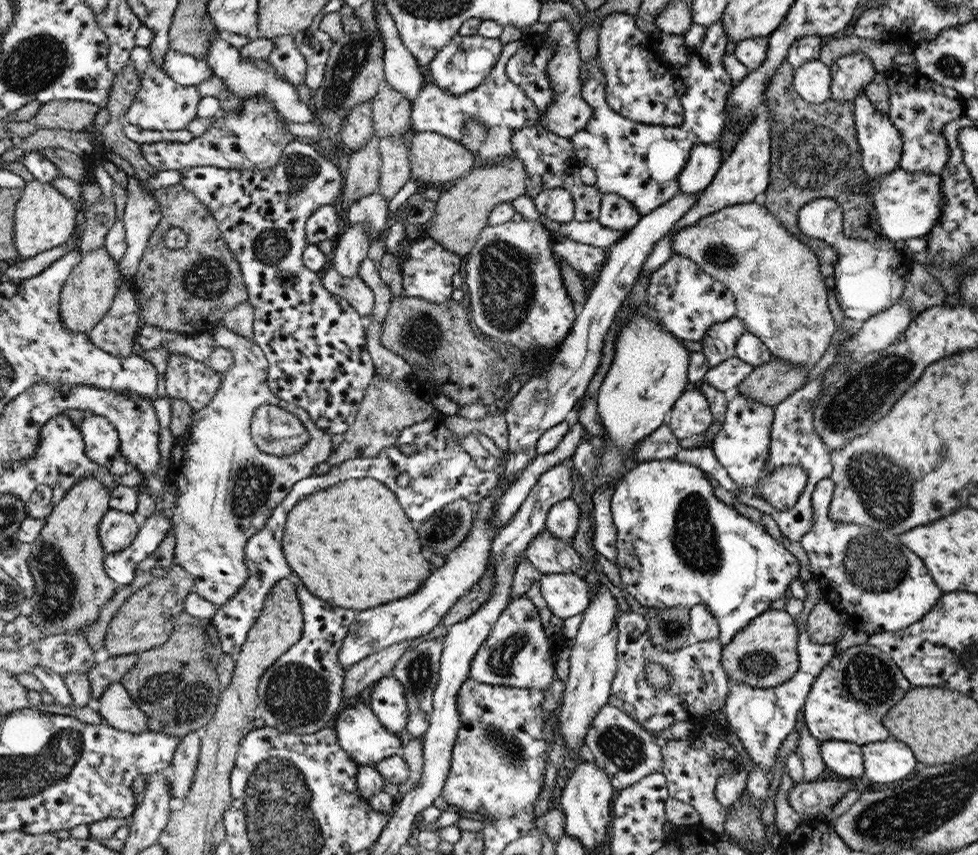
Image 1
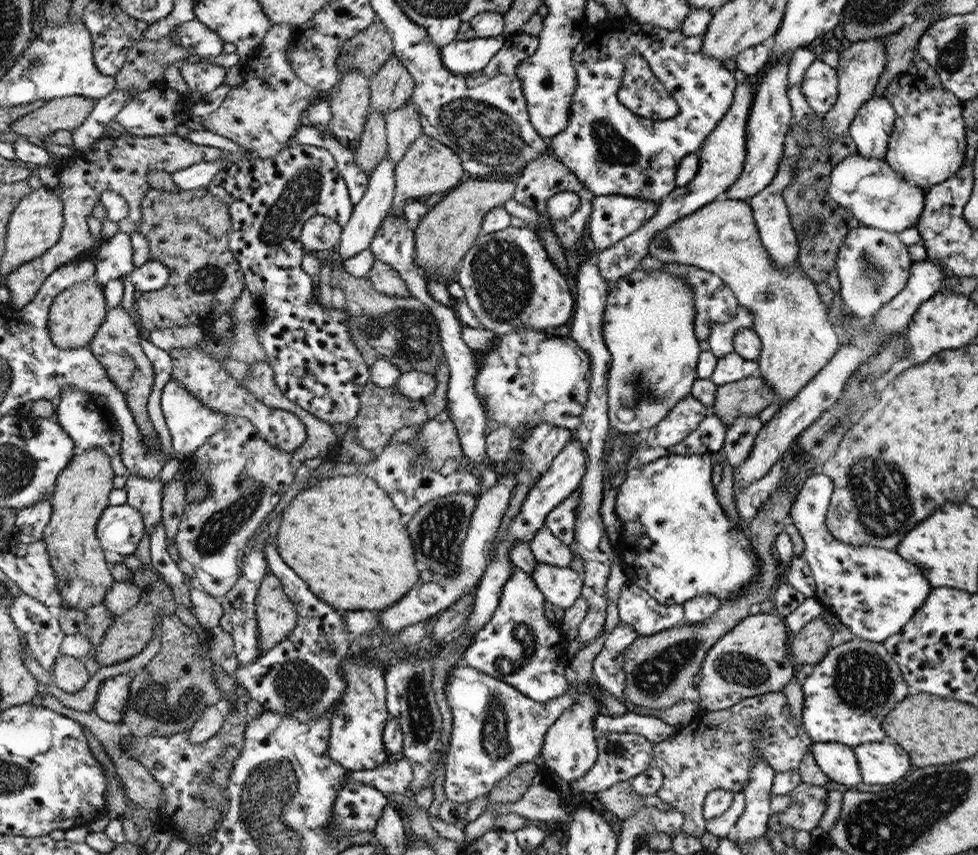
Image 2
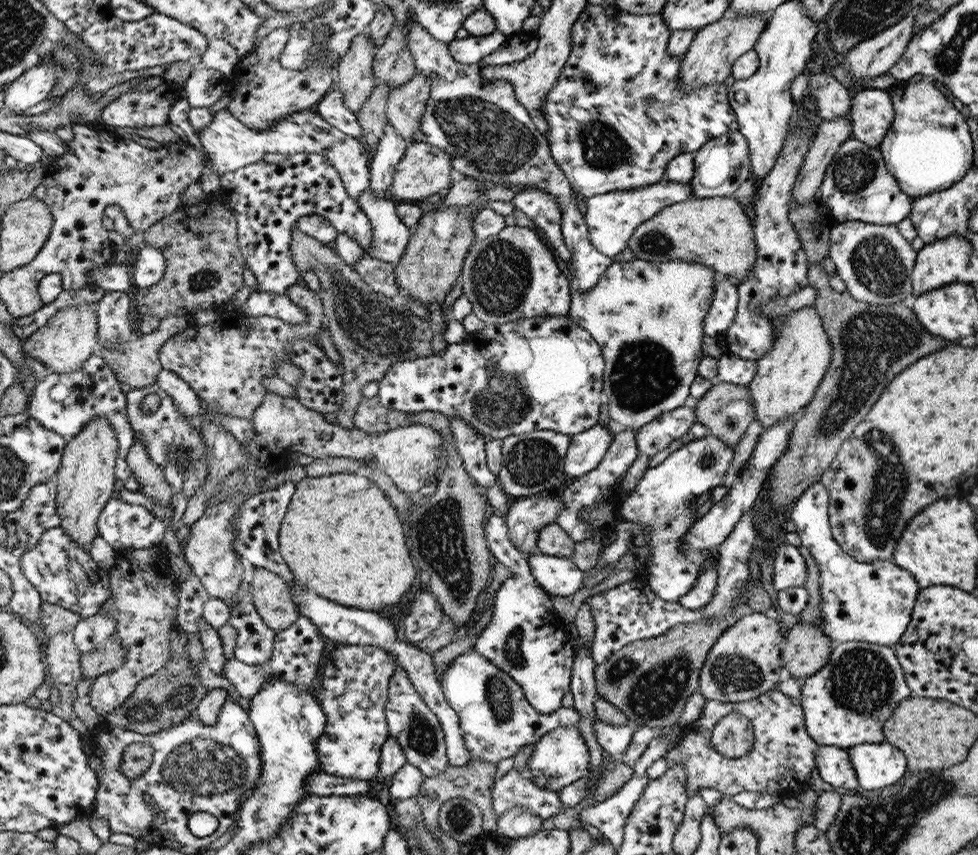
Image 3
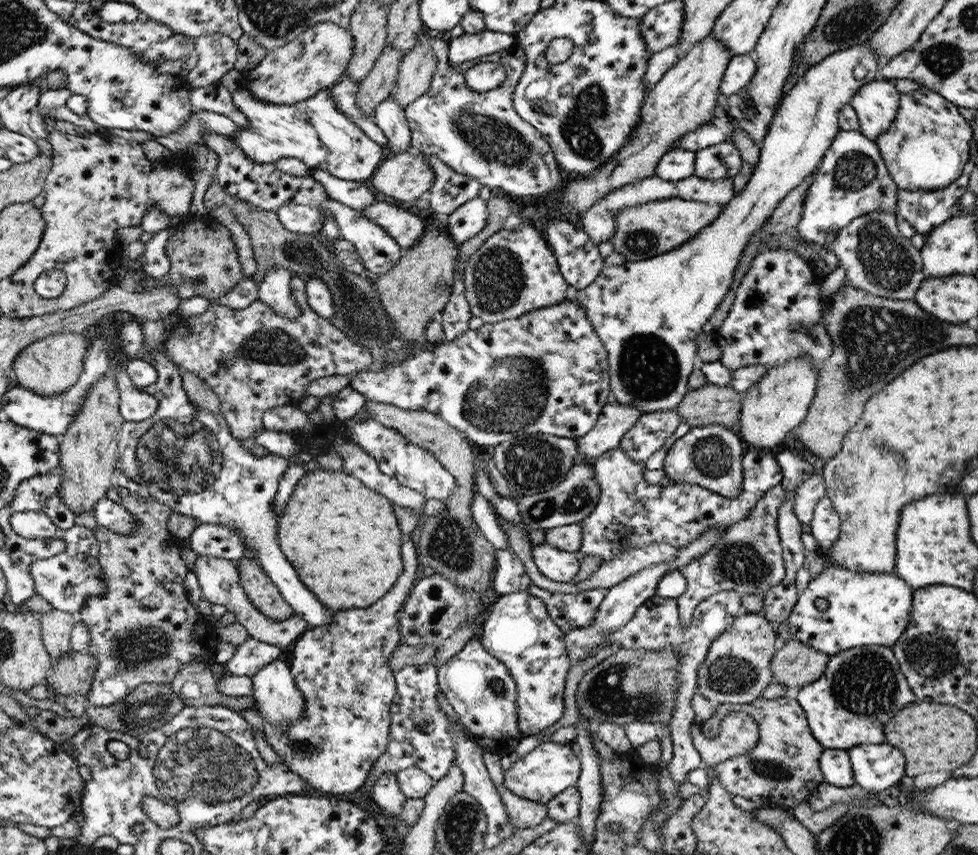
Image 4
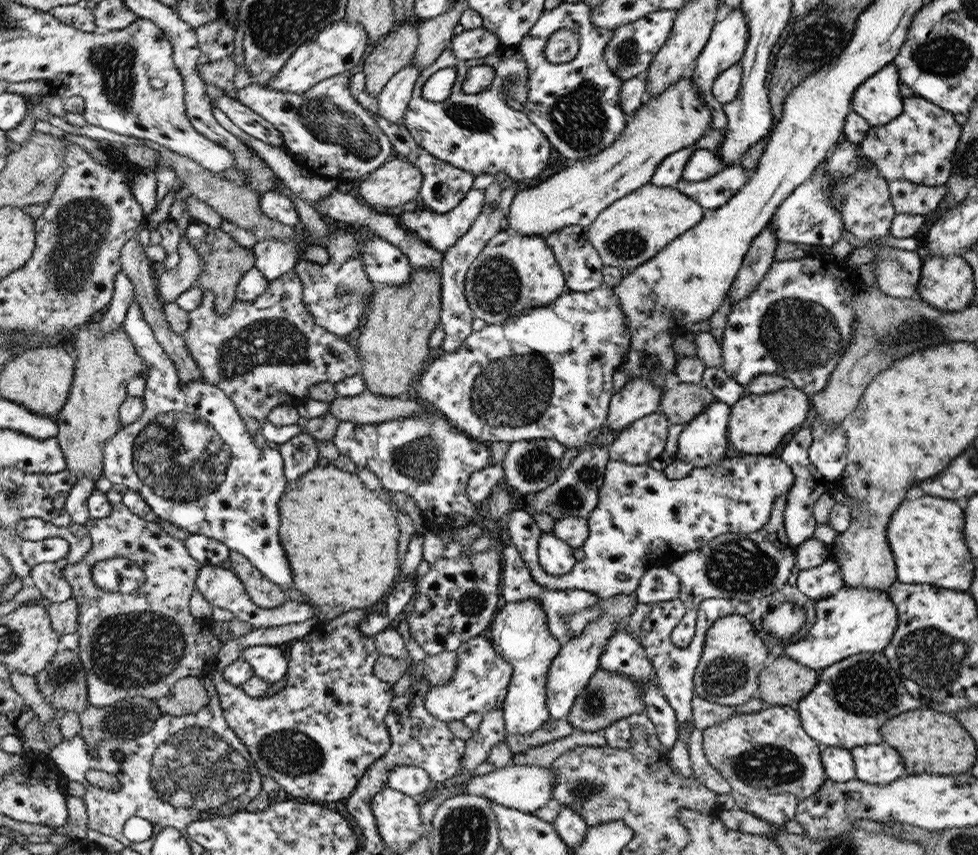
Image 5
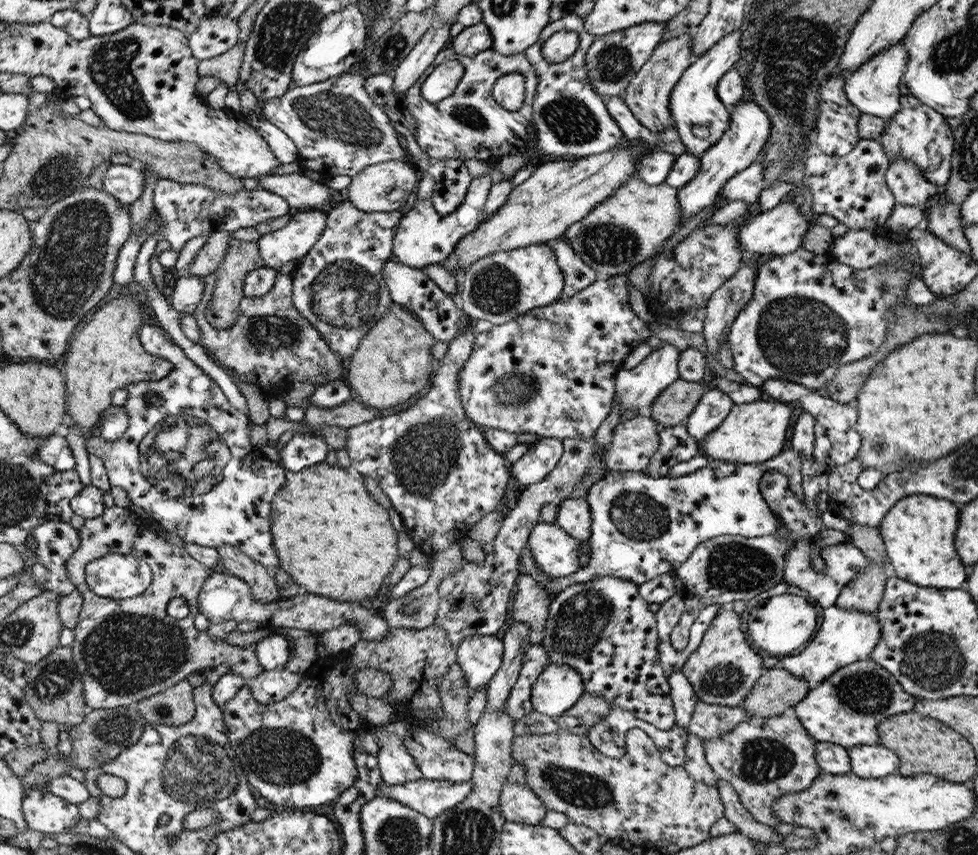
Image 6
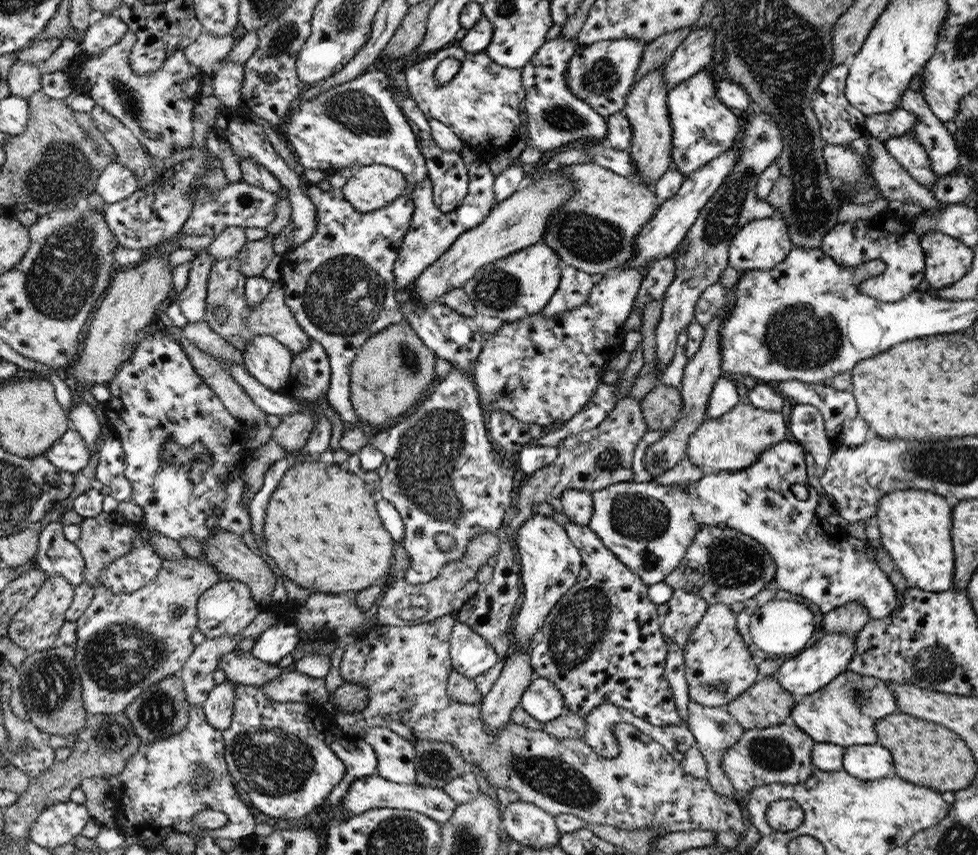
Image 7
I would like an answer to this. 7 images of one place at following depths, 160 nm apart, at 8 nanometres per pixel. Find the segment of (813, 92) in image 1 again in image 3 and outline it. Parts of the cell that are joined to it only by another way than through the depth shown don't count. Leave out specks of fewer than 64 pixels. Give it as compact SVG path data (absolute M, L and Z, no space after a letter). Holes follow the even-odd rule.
M817 73L811 75L808 93L814 95L818 115L823 121L832 121L848 115L851 110L851 97L849 91L833 75Z

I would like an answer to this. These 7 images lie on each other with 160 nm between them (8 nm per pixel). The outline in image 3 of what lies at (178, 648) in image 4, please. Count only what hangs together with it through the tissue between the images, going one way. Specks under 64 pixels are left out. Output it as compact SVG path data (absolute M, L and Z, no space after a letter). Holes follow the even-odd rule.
M136 438L131 446L127 461L133 476L141 484L139 492L153 496L156 504L171 504L173 489L163 477L161 465L151 461L146 447L139 438ZM154 547L116 551L114 566L108 572L110 578L109 589L112 589L112 596L109 597L110 600L102 604L99 612L108 613L116 621L113 636L119 638L120 643L124 645L124 649L128 652L126 652L126 660L124 660L122 666L94 679L93 687L89 691L89 704L100 715L110 714L110 711L120 707L137 690L138 683L142 679L160 671L172 657L170 652L170 629L174 628L176 614L178 614L178 596L174 592L174 584L180 583L168 567L166 556L165 551L157 553Z

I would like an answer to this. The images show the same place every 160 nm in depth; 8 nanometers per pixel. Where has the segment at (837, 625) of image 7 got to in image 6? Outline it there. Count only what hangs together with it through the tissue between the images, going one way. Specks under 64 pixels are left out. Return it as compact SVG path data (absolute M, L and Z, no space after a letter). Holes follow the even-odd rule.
M871 562L865 570L857 574L856 579L850 581L840 592L835 606L840 609L854 609L864 613L877 611L882 601L887 582L884 573L886 562Z

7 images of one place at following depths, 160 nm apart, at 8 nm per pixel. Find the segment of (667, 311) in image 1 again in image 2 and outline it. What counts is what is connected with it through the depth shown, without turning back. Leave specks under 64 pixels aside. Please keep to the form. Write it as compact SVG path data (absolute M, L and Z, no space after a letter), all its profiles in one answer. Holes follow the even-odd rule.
M666 262L662 270L674 273L677 277L682 277L687 285L692 287L695 300L694 332L699 341L709 338L711 326L715 322L726 324L736 316L739 300L736 298L734 291L719 276L706 272L693 264L682 264L681 262Z

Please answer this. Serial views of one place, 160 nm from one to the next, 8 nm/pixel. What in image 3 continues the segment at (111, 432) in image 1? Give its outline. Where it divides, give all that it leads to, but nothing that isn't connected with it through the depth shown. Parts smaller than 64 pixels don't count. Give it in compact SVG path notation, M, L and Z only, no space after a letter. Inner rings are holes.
M100 354L90 355L80 371L70 374L50 373L41 378L27 400L25 412L44 428L61 433L66 441L80 433L82 427L92 417L106 417L120 440L120 455L116 465L117 478L125 482L131 477L132 469L128 464L127 456L135 438L127 420L126 395L118 382L116 373Z

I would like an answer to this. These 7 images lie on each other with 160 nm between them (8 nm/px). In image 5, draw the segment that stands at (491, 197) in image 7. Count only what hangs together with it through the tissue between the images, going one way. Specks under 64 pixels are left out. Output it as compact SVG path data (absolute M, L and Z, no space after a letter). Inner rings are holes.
M470 189L462 199L462 202L450 212L446 212L446 214L430 211L428 208L420 205L414 211L406 211L398 216L397 220L399 220L404 230L413 232L420 241L428 244L428 247L444 254L448 249L454 247L454 244L466 234L467 230L470 230L472 223L478 218L478 215L484 208L485 197L485 190Z

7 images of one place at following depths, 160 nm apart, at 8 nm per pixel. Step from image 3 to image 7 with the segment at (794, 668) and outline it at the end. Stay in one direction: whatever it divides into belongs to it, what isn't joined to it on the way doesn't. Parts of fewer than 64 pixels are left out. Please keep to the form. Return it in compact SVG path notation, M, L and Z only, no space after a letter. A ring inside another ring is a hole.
M768 676L729 702L725 709L744 731L748 731L788 722L797 700L779 686L774 676Z

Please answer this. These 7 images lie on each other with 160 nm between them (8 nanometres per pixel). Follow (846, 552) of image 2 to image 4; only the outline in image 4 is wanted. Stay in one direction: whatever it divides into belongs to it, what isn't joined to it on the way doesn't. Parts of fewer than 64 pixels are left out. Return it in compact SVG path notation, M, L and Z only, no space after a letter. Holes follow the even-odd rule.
M828 497L818 501L808 525L812 528L814 538L819 542L818 550L829 554L831 544L839 537L841 520ZM830 562L809 583L808 589L799 594L792 614L788 617L787 626L790 628L791 637L828 657L860 646L877 645L891 648L910 623L913 596L914 590L894 572L852 572L849 568L842 568Z

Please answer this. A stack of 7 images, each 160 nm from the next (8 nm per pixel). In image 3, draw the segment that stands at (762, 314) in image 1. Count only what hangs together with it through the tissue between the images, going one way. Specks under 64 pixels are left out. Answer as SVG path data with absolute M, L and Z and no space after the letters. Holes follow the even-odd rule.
M731 197L695 198L671 204L635 228L627 248L637 259L651 263L680 259L705 264L712 267L715 274L724 274L738 286L753 269L758 252L754 242L753 224L743 210L744 207L739 201ZM814 305L784 313L780 322L774 346L757 360L755 378L749 385L755 419L764 429L789 416L797 418L814 398L816 389L830 366L832 347Z

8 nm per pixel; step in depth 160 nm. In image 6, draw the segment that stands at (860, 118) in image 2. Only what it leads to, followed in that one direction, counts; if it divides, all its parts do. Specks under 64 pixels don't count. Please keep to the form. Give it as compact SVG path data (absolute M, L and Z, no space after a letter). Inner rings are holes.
M903 38L871 56L846 78L844 90L848 101L862 114L878 116L886 121L892 119L901 108L898 86L909 60L910 53L903 43Z

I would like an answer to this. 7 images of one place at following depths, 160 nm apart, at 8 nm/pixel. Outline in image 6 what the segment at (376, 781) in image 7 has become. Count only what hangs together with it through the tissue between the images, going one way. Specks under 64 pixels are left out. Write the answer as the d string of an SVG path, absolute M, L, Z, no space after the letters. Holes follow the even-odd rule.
M422 777L401 785L380 783L376 796L389 796L416 812L427 816L431 821L446 810L460 804L473 789L473 782L448 782L428 780Z

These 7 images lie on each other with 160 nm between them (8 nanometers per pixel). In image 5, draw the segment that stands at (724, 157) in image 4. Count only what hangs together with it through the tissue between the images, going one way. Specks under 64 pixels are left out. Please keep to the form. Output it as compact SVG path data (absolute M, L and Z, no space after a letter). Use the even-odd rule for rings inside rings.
M696 149L688 159L688 164L682 172L682 181L694 183L707 180L722 172L726 165L722 163L717 151Z

